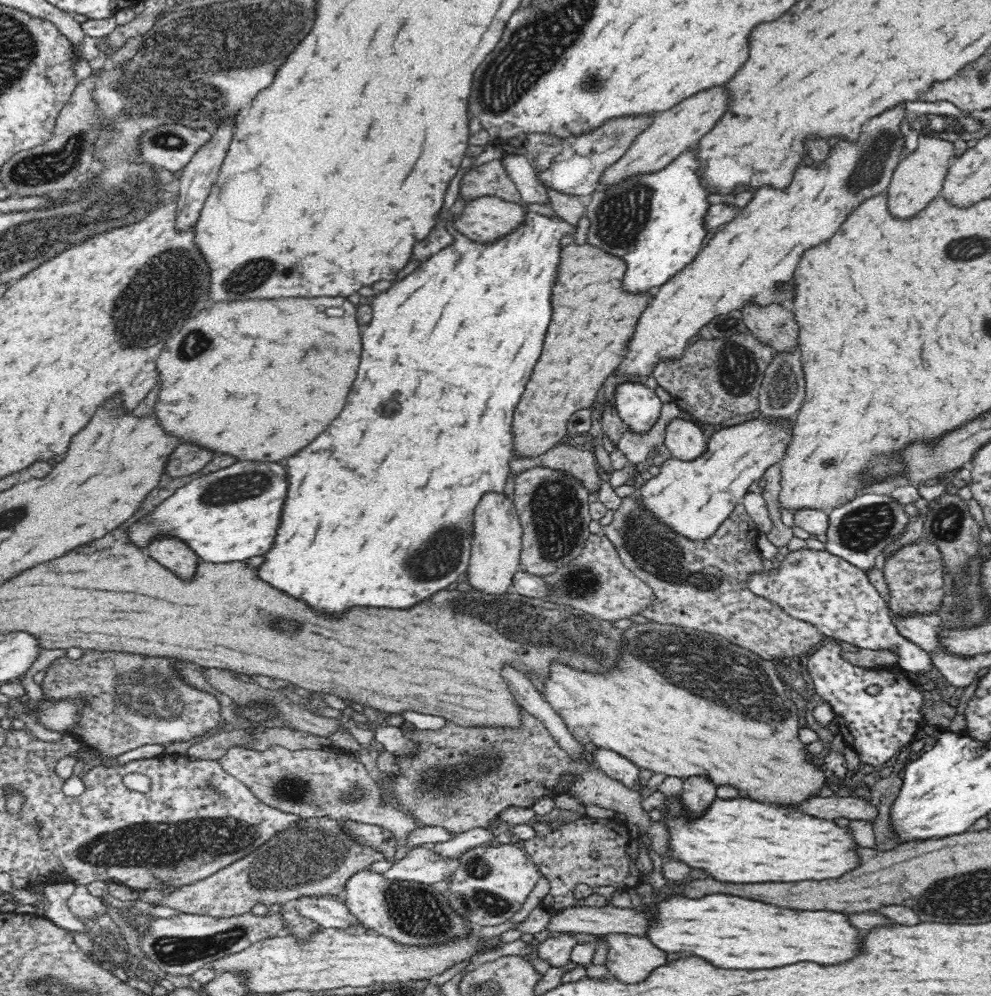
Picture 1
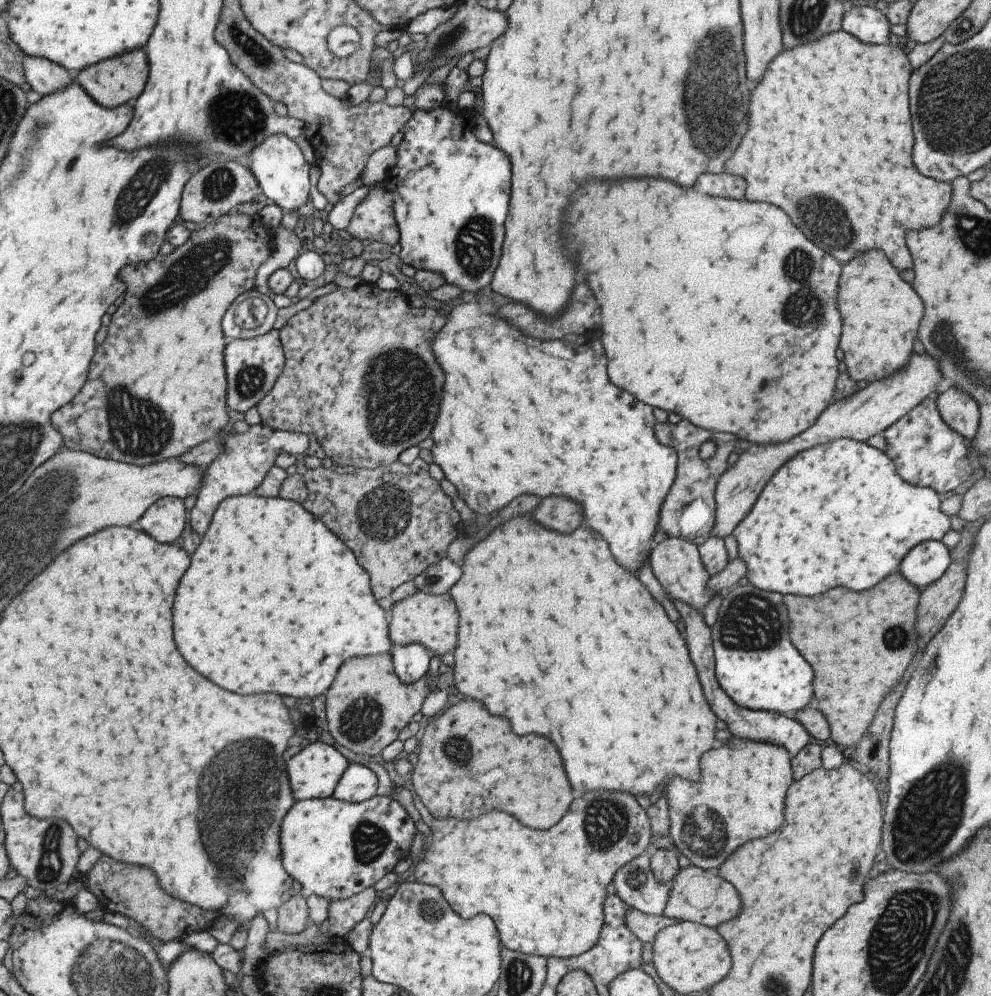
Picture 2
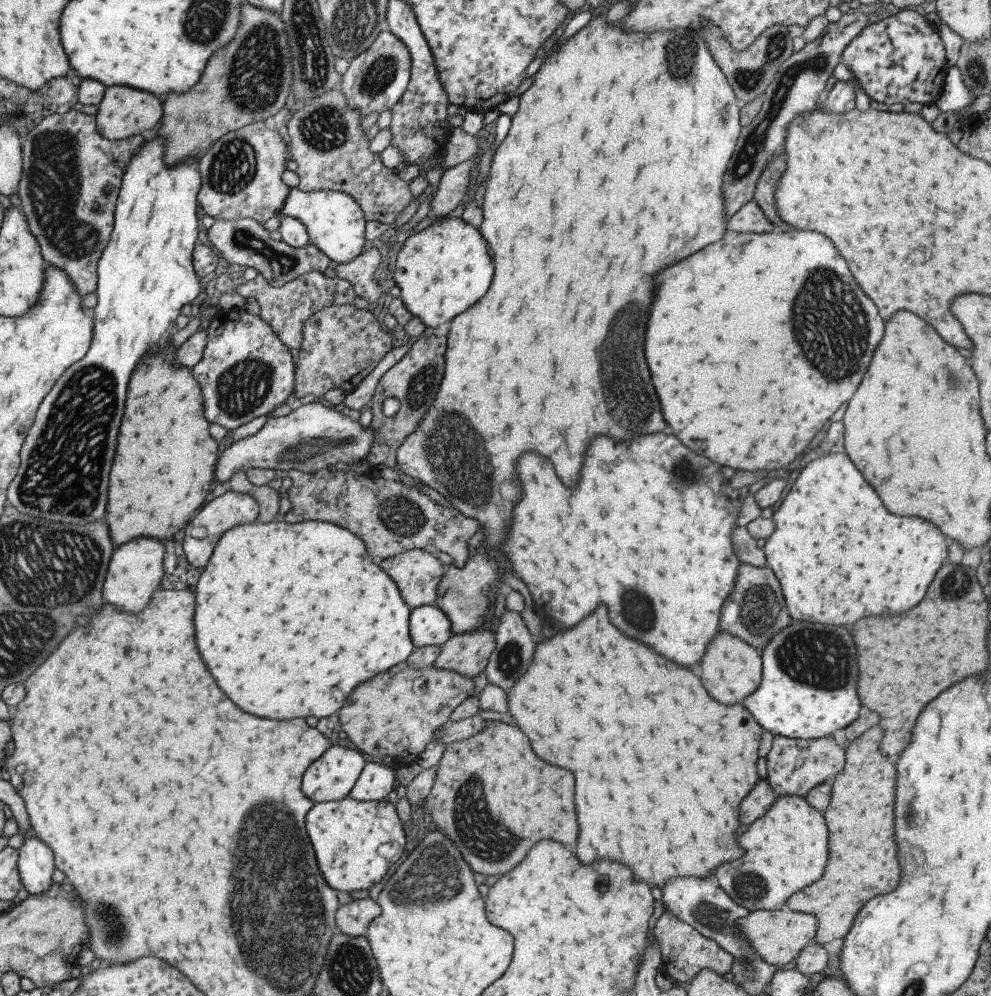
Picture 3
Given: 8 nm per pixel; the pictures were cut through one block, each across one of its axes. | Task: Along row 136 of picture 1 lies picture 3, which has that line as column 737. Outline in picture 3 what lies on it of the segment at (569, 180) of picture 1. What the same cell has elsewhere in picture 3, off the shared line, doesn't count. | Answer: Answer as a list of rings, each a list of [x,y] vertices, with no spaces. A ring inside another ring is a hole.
[[[742,563],[737,570],[732,592],[726,597],[720,611],[720,630],[740,637],[761,652],[773,634],[793,621],[784,606],[784,596],[780,588],[780,583],[770,567],[755,567]]]

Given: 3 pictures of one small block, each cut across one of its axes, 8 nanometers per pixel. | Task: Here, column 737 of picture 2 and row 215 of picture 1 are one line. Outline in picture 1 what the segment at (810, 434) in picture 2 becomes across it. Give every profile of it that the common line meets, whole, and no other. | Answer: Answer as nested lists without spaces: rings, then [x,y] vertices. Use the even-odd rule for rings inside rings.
[[[478,196],[466,202],[461,216],[451,219],[450,223],[470,240],[488,244],[520,228],[529,209],[497,196]]]

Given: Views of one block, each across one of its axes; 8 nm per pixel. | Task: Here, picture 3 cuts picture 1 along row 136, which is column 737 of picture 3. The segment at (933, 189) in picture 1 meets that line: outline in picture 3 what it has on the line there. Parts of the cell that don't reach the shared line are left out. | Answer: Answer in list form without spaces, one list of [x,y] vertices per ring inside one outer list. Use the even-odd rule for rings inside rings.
[[[782,908],[777,911],[758,909],[749,911],[740,917],[735,924],[739,927],[739,934],[748,941],[748,944],[768,963],[775,967],[784,966],[810,942],[818,928],[818,921],[814,915],[791,911]]]

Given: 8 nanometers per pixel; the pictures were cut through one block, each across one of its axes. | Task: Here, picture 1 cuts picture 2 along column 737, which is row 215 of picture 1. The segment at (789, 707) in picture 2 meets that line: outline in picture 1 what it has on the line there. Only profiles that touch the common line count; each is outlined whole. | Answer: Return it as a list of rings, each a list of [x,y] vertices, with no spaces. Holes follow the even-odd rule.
[[[695,146],[688,148],[674,162],[670,162],[658,172],[632,176],[610,188],[600,185],[591,194],[592,199],[586,207],[585,215],[590,221],[587,242],[626,262],[628,270],[624,274],[622,288],[630,294],[642,294],[668,283],[697,257],[702,248],[702,240],[706,236],[705,214],[710,204],[704,202],[708,192],[700,186],[696,178],[698,159],[694,148]]]

